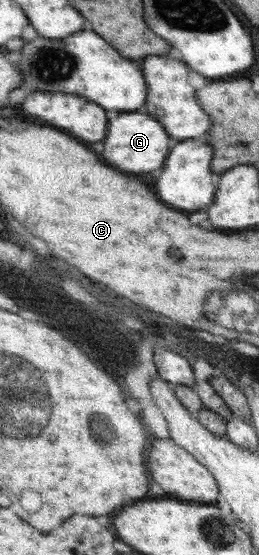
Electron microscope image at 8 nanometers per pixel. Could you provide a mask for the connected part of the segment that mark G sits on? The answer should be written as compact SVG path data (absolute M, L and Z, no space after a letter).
M119 112L111 115L107 135L100 142L100 155L112 167L120 167L120 171L147 175L165 165L173 142L166 128L155 117L137 112Z

